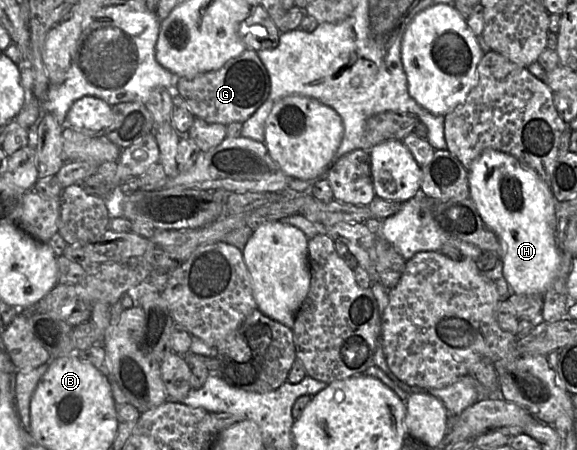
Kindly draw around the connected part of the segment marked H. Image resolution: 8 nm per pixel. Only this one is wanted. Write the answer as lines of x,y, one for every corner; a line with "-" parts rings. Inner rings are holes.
491,149
484,151
468,169
468,184
470,198
472,199
482,221
496,234
501,243
503,275
512,292
518,295
532,293
545,294
545,292
549,289
553,279
557,277
557,270
561,264
561,256
556,239
556,206
558,201
555,199
552,193
551,186
543,181
533,169
527,167
513,156

